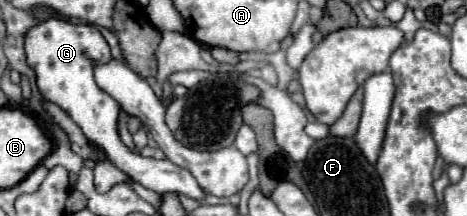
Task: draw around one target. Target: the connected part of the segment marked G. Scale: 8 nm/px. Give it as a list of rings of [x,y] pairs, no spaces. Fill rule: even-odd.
[[[53,16],[53,18],[29,28],[29,32],[25,34],[25,56],[27,56],[29,68],[37,76],[37,90],[41,92],[41,96],[45,100],[61,106],[69,114],[69,118],[83,130],[87,140],[91,144],[95,144],[99,150],[105,150],[105,158],[115,168],[119,168],[131,180],[139,182],[141,186],[153,190],[157,194],[177,192],[177,194],[187,194],[197,200],[201,200],[205,196],[205,192],[199,188],[197,180],[185,168],[179,168],[169,160],[145,158],[139,152],[135,152],[123,144],[119,130],[117,130],[117,116],[121,112],[121,106],[115,98],[111,98],[107,92],[103,92],[93,78],[95,66],[107,64],[113,58],[107,40],[95,26],[71,24],[63,18]]]

